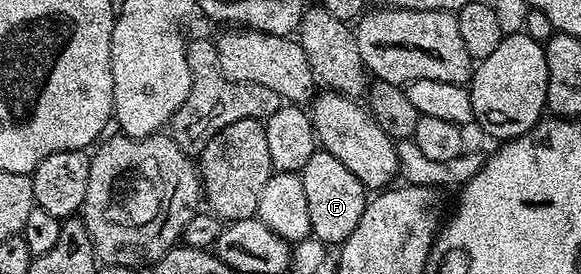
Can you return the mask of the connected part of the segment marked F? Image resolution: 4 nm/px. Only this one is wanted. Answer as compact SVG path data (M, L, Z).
M319 150L311 154L307 166L300 172L303 194L307 194L307 215L311 217L311 236L328 246L340 246L355 230L367 203L367 189L339 158Z

